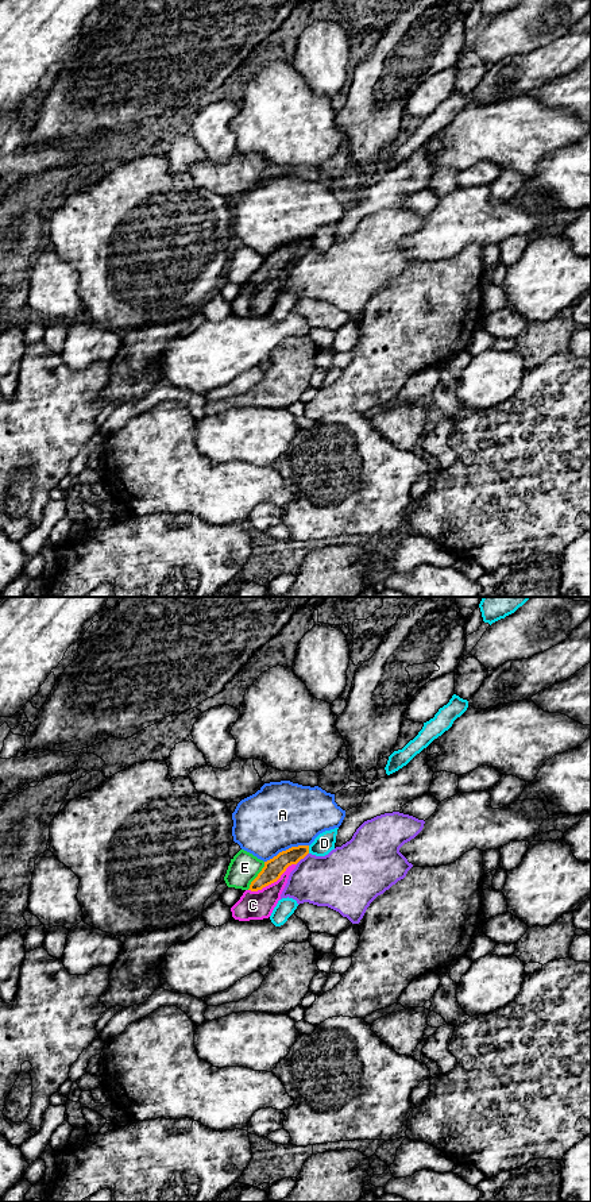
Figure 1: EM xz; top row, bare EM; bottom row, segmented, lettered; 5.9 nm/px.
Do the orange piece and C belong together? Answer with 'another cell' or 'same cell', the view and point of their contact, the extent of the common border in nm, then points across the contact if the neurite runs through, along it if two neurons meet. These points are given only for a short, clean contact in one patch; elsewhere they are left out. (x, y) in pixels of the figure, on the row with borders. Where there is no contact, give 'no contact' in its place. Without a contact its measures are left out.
same cell; meets orange in xz at (273, 882); contact 340 nm long; runs through xz (273, 869), (273, 882), (252, 905)

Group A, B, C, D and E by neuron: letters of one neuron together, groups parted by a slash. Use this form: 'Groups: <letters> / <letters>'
Groups: A / B / C / D / E

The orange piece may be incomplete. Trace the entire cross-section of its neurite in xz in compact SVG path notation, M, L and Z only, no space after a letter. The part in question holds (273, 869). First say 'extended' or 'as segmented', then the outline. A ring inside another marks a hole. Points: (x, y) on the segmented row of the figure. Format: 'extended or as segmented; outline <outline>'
extended; outline M309 845L291 847L264 862L264 867L251 882L250 889L231 908L239 921L269 918L281 899L290 872L309 854Z

